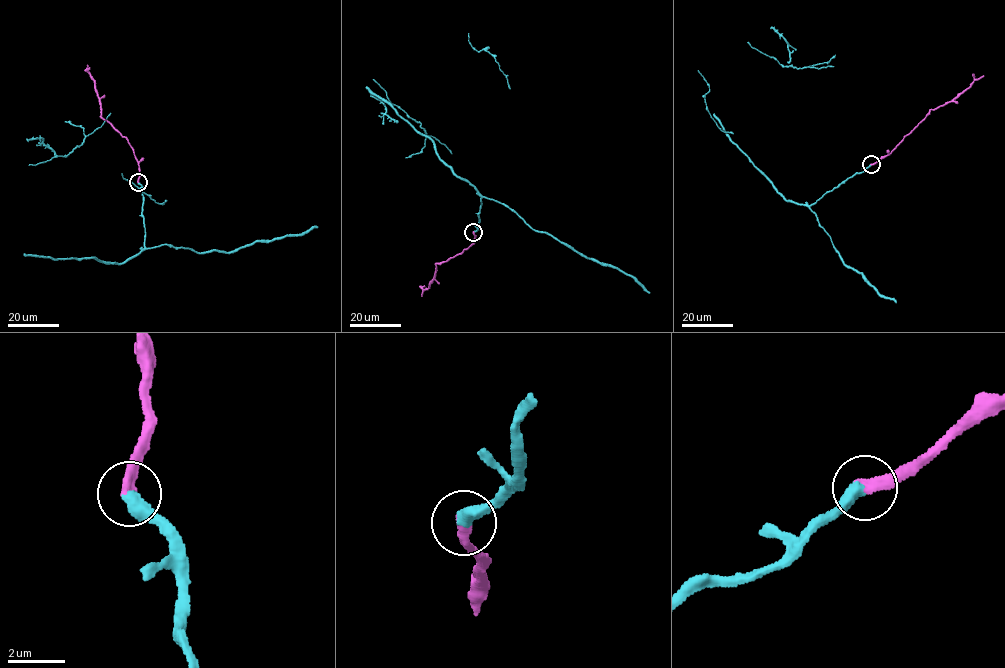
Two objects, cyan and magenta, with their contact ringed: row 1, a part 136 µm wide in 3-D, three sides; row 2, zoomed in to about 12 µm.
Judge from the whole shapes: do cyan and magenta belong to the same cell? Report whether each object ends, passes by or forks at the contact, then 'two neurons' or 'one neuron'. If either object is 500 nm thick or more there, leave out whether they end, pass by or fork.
cyan ends | magenta ends | one neuron

